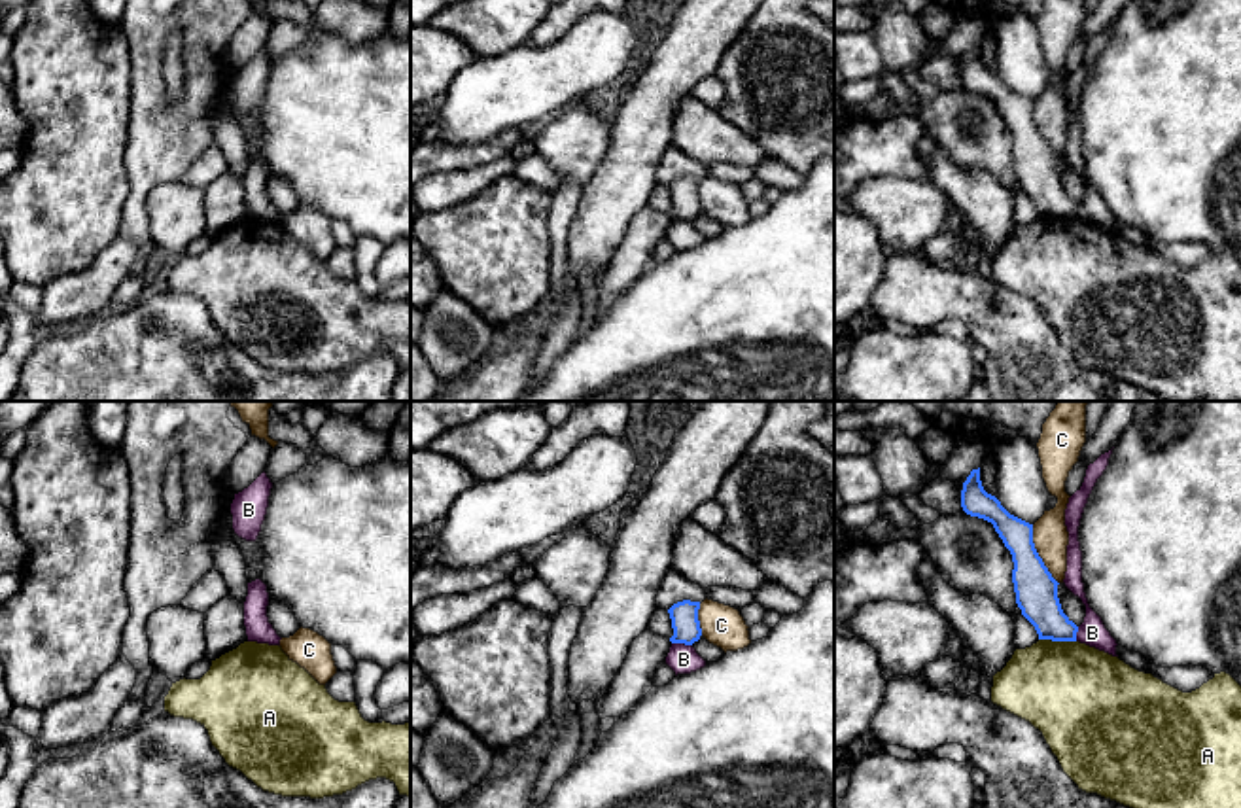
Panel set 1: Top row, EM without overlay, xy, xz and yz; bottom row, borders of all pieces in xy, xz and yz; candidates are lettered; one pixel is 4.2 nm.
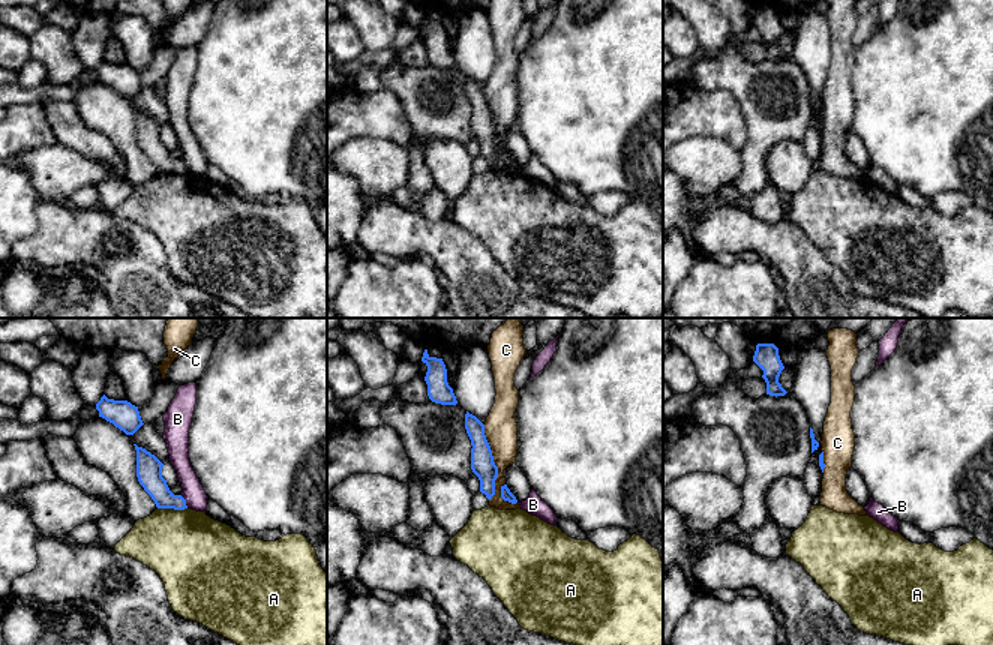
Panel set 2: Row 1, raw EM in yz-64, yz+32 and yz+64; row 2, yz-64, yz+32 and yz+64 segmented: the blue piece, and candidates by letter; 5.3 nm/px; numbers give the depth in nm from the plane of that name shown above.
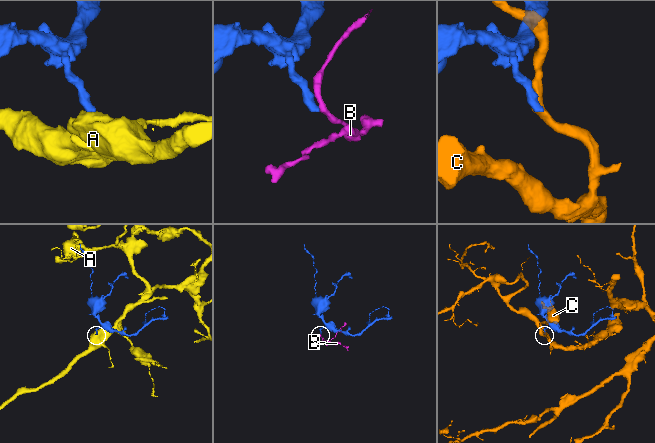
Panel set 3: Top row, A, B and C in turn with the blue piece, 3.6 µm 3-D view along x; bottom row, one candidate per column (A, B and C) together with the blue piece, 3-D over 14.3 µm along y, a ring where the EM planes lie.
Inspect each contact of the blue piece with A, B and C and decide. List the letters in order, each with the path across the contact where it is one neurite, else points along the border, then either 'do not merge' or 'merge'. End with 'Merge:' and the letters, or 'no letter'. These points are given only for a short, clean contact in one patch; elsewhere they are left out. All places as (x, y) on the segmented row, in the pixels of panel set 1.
A: do not merge
B: border xz (672, 642), (691, 646); do not merge
C: border yz (1031, 525), (1033, 547), (1058, 583); do not merge
Merge: no letter

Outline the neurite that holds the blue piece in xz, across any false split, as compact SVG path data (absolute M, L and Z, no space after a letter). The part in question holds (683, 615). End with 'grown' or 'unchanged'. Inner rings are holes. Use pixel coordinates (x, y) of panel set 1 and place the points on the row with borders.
M683 600L673 604L668 613L672 619L673 636L672 643L692 645L700 640L702 628L698 621L700 602Z; unchanged

